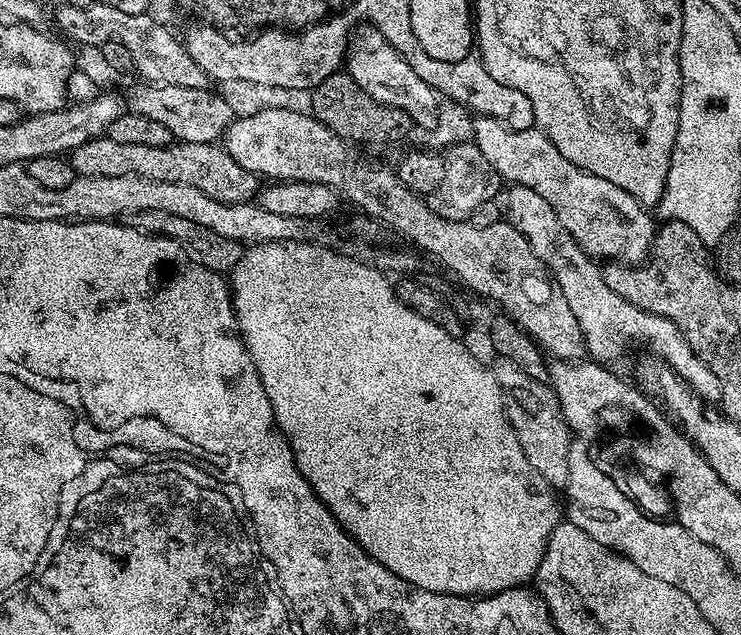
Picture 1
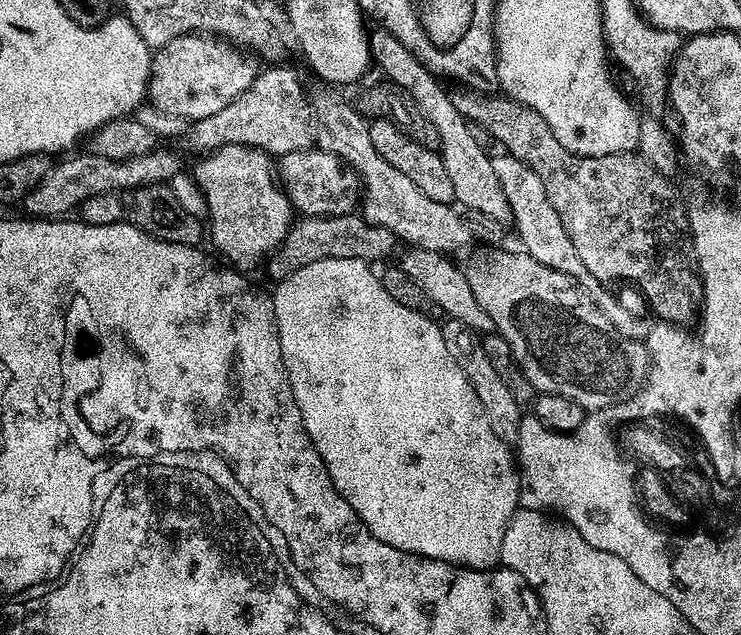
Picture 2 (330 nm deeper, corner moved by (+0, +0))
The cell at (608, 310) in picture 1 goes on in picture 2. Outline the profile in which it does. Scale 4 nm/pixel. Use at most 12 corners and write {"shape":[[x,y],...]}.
{"shape":[[493,156],[523,251],[554,270],[580,264],[542,178]]}

